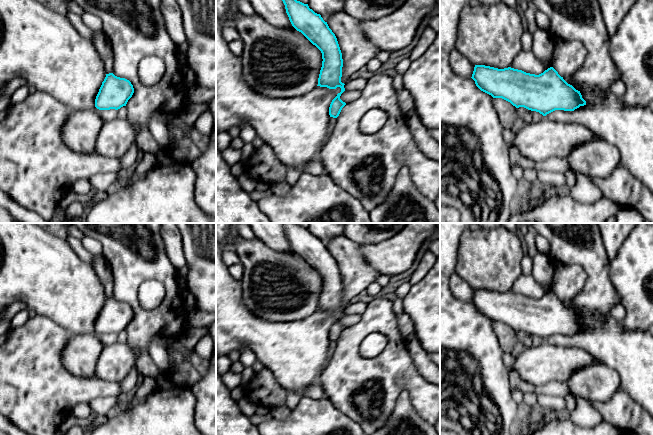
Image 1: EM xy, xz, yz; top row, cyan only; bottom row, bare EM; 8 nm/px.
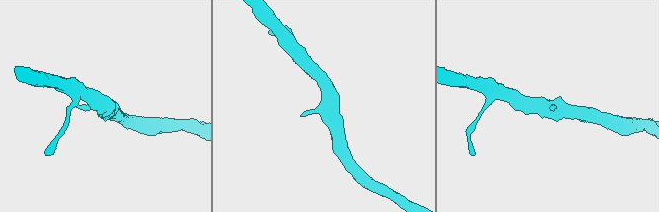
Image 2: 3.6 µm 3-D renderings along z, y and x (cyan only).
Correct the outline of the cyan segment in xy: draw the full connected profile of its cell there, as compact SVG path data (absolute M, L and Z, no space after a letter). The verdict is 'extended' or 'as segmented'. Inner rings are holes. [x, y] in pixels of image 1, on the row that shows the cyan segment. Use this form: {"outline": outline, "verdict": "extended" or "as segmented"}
{"outline": "M113 73L106 74L96 96L95 107L99 110L118 110L126 106L133 93L134 88L129 80Z", "verdict": "as segmented"}

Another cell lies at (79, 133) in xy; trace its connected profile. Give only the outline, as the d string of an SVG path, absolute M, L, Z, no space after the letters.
M94 111L72 112L62 129L66 146L78 153L96 153L96 140L104 122Z

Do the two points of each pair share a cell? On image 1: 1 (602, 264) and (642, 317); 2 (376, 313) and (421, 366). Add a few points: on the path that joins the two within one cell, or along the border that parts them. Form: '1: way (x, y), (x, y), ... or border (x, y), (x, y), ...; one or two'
1: border (609, 262), (609, 279), (618, 293); two
2: border (406, 340), (409, 355), (416, 370), (421, 374); two

